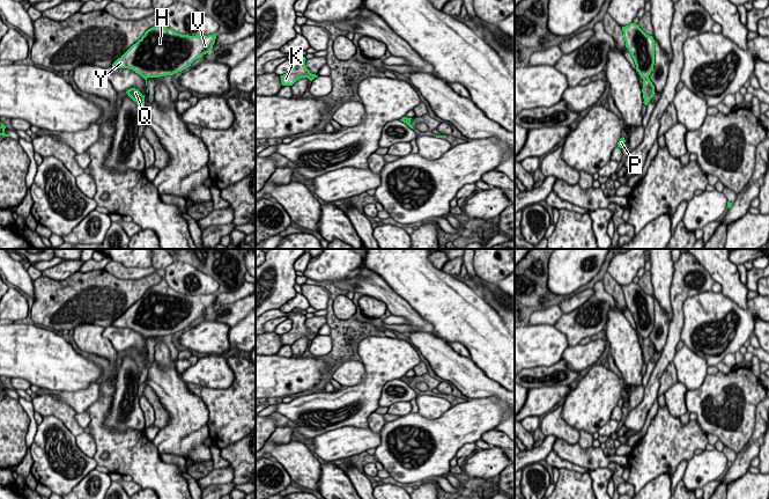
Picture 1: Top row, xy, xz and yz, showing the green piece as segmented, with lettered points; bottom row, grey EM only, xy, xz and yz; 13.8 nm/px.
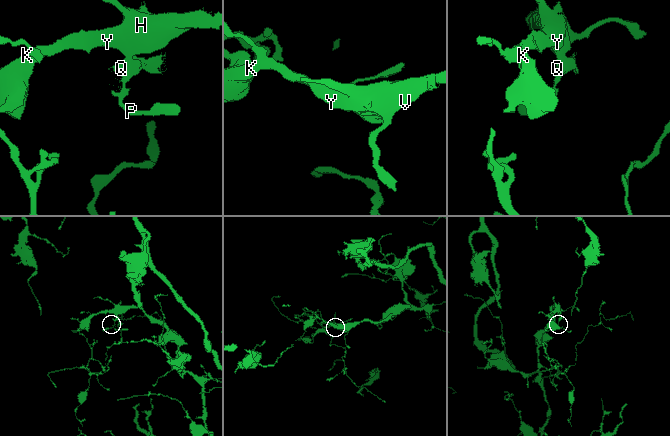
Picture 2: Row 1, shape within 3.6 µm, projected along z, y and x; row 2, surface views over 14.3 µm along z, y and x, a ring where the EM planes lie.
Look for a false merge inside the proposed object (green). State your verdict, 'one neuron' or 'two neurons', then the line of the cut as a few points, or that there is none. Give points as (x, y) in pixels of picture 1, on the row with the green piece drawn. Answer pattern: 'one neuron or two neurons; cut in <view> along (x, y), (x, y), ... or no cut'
two neurons; cut in yz along (648, 76), (643, 79)

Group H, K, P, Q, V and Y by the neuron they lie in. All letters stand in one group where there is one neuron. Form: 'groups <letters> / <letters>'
groups H K V Y / P Q

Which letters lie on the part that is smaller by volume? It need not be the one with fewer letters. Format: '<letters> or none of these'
P, Q

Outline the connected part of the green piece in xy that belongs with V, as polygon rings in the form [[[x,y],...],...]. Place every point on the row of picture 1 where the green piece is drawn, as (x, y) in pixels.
[[[163,17],[118,58],[112,67],[132,69],[145,80],[173,75],[212,51],[217,35],[188,36],[167,27]]]

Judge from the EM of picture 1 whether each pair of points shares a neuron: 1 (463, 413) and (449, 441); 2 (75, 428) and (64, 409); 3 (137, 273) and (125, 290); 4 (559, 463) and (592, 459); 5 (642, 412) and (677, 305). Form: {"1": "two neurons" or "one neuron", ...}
{"1": "one neuron", "2": "one neuron", "3": "two neurons", "4": "two neurons", "5": "one neuron"}

